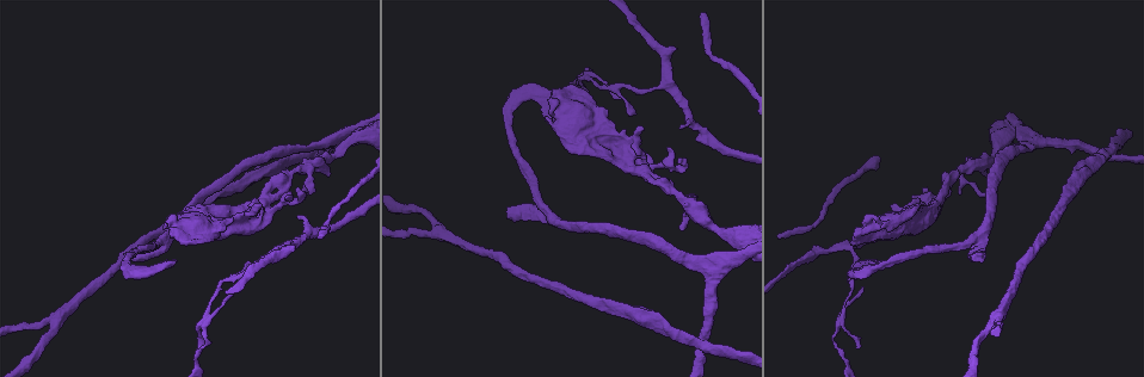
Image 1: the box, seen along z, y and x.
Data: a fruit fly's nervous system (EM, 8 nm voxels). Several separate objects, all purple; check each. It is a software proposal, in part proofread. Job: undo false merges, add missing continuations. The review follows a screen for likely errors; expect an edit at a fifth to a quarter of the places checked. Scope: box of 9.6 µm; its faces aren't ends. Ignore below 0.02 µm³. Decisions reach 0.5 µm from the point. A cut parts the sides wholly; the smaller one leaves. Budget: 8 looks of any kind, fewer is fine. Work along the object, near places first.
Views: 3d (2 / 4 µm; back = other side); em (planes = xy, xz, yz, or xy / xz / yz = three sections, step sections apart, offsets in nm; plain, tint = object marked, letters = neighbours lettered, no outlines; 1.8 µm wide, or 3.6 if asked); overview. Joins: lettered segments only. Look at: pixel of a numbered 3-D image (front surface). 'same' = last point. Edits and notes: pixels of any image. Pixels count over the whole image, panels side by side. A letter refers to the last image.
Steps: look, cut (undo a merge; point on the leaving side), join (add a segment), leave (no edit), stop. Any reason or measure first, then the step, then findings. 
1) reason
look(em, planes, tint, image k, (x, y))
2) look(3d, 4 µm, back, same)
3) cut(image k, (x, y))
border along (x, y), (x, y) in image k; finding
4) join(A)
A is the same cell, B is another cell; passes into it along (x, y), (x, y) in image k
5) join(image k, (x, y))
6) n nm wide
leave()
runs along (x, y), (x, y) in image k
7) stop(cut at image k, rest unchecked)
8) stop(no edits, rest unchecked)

three arms meet
look(3d, 4 µm, image 1, (57, 319))

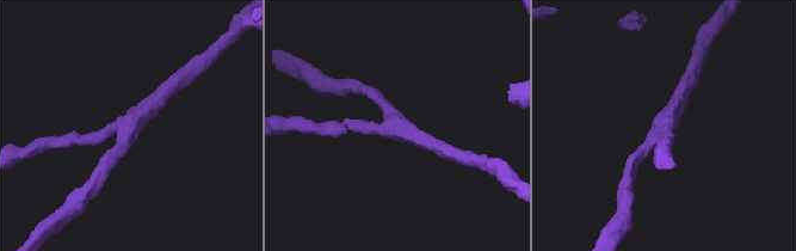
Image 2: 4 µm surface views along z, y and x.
look(em, 3.6 µm, planes, tint, image 2, (396, 125))

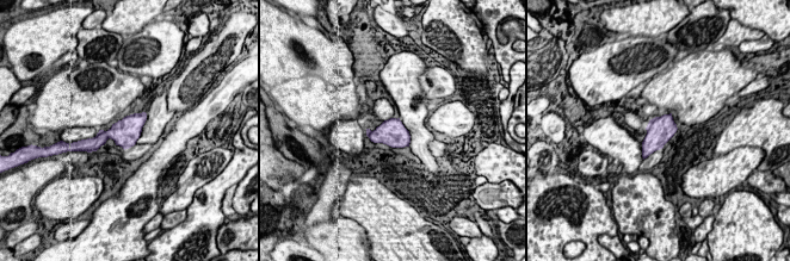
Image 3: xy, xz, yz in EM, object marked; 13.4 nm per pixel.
look(em, 3.6 µm, planes, letters, same)

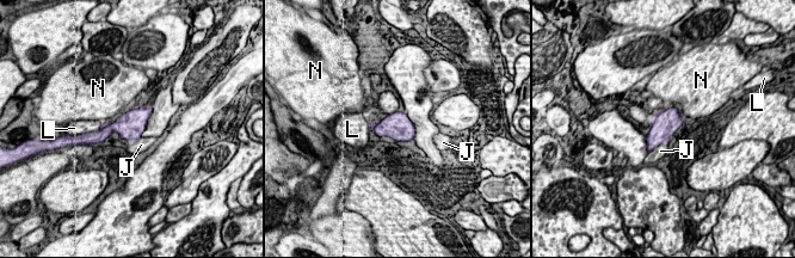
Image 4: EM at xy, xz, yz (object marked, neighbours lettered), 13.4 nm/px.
leave()
J, L and N are other cells; border along (665, 141), (648, 153) in image 4; all the same cell

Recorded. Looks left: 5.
side arm on a straight run
look(em, planes, letters, image 1, (552, 214))

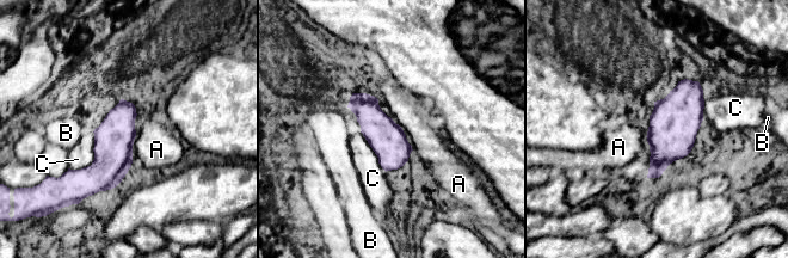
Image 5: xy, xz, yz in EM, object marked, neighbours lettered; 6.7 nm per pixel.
240 nm wide
leave()
A, B and C are other cells; border along (136, 133), (133, 140), (131, 163) in image 5; all the same cell

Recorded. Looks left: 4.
looks like a crossing
look(em, yz, step 16, tint, image 1, (702, 340))

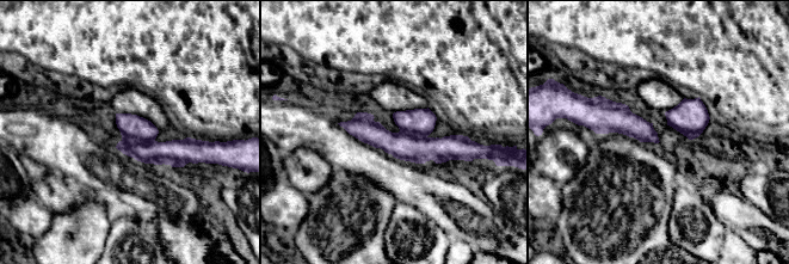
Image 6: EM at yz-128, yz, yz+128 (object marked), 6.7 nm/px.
cut it another way
look(em, planes, letters, same)

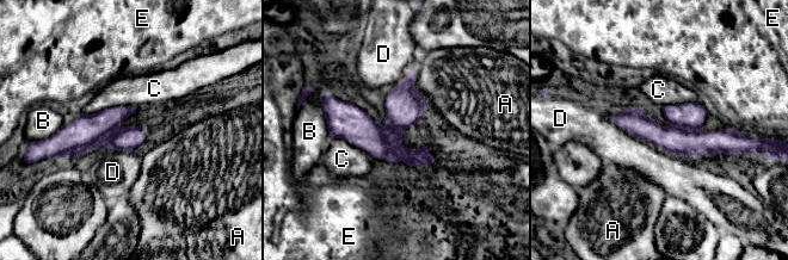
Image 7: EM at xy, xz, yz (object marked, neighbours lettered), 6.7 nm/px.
cut(image 7, (355, 125))
A, B, C, D and E are other cells; two cells meet here

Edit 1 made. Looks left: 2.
stop(cut at image 7, rest unchecked)

